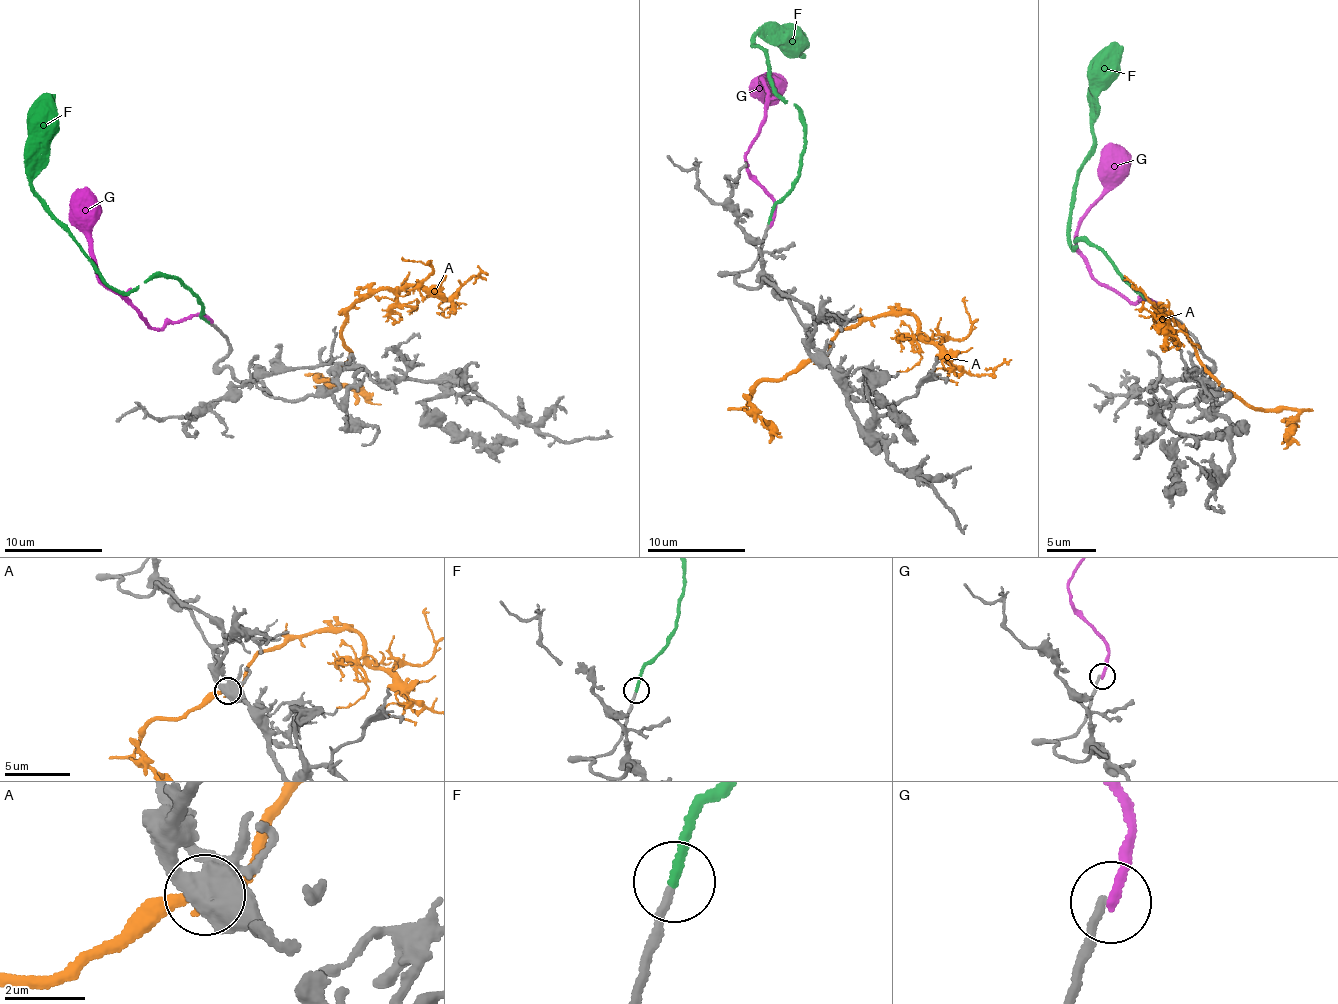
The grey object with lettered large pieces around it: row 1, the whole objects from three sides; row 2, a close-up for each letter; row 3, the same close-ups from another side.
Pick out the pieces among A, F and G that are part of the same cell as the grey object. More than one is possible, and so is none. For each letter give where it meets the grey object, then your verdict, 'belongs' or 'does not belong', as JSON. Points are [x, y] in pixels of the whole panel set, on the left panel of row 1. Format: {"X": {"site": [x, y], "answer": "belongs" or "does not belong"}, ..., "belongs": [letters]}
{"A": {"site": [348, 361], "answer": "does not belong"}, "F": {"site": [209, 322], "answer": "belongs"}, "G": {"site": [211, 322], "answer": "does not belong"}, "belongs": ["F"]}

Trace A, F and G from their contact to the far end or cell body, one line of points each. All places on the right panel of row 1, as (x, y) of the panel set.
A: (1220, 387), (1197, 357), (1194, 343), (1159, 309), (1168, 314), (1161, 317), (1164, 331), (1164, 314), (1136, 310)
F: (1165, 311), (1094, 245), (1077, 239), (1072, 249), (1068, 233), (1078, 175), (1094, 141), (1093, 70), (1119, 43)
G: (1166, 311), (1146, 299), (1139, 303), (1102, 286), (1087, 267), (1075, 235), (1079, 219), (1123, 174), (1122, 147)

